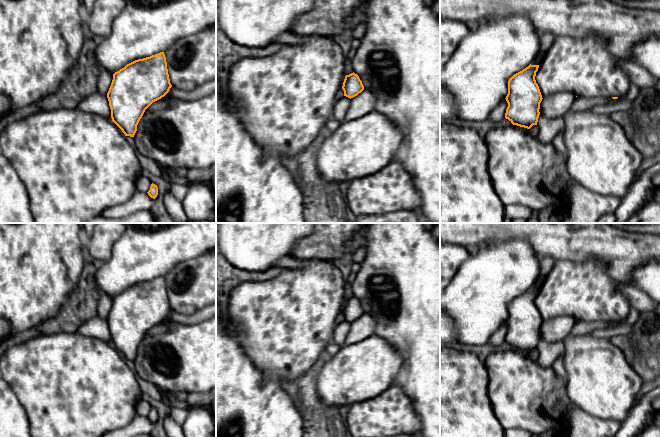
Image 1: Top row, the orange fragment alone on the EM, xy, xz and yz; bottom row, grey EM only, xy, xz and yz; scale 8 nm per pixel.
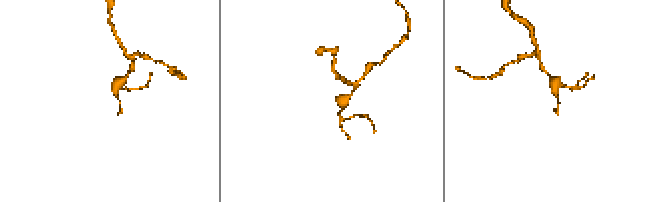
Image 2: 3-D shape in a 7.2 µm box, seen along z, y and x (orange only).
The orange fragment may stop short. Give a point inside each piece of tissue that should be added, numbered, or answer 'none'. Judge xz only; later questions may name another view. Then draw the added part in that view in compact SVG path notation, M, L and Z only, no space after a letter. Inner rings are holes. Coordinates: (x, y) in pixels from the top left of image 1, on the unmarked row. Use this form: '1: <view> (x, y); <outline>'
none

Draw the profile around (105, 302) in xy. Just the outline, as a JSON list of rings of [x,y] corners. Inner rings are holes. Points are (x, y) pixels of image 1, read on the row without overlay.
[[[101,294],[98,302],[97,316],[107,319],[113,304],[113,298],[107,294]]]

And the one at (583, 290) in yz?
[[[595,258],[585,262],[570,260],[555,262],[539,289],[535,304],[542,322],[562,315],[584,321],[619,321],[626,318],[631,311],[627,298],[607,274],[604,262]]]

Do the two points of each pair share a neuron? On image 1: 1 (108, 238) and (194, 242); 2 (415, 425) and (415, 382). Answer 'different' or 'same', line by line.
1: different
2: different

